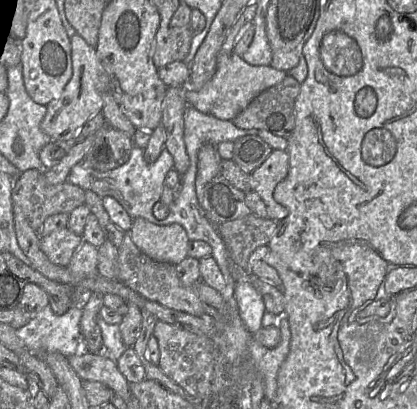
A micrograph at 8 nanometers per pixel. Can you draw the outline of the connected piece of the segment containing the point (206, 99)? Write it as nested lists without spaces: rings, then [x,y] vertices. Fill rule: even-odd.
[[[220,51],[213,78],[198,91],[187,90],[187,104],[201,113],[221,120],[232,121],[260,93],[279,84],[286,76],[287,72],[275,69],[271,65],[250,65],[236,53],[230,56],[223,56]]]

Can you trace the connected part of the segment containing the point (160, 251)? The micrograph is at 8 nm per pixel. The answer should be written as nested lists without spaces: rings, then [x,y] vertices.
[[[135,218],[129,236],[149,258],[177,265],[187,255],[189,238],[179,224],[157,225],[143,218]]]

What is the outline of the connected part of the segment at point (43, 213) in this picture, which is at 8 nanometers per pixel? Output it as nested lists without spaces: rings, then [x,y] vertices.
[[[37,170],[22,172],[12,189],[12,206],[14,217],[28,223],[31,229],[39,232],[45,220],[55,214],[70,214],[76,208],[85,204],[85,190],[69,183],[50,184],[45,174]]]

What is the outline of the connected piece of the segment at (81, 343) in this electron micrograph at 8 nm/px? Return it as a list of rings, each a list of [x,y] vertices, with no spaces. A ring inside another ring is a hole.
[[[48,305],[26,326],[17,330],[16,335],[29,352],[39,357],[48,352],[58,352],[66,358],[90,353],[81,334],[82,313],[82,307],[72,307],[63,315],[57,315]]]

